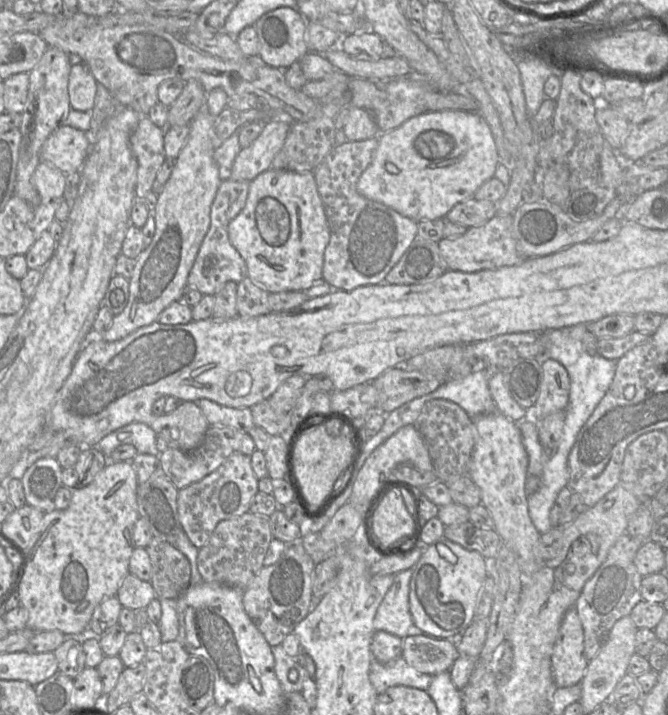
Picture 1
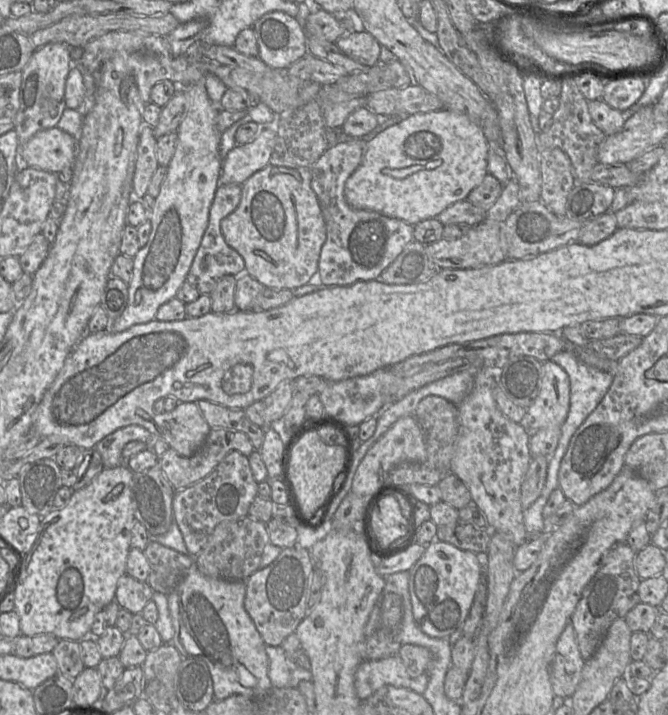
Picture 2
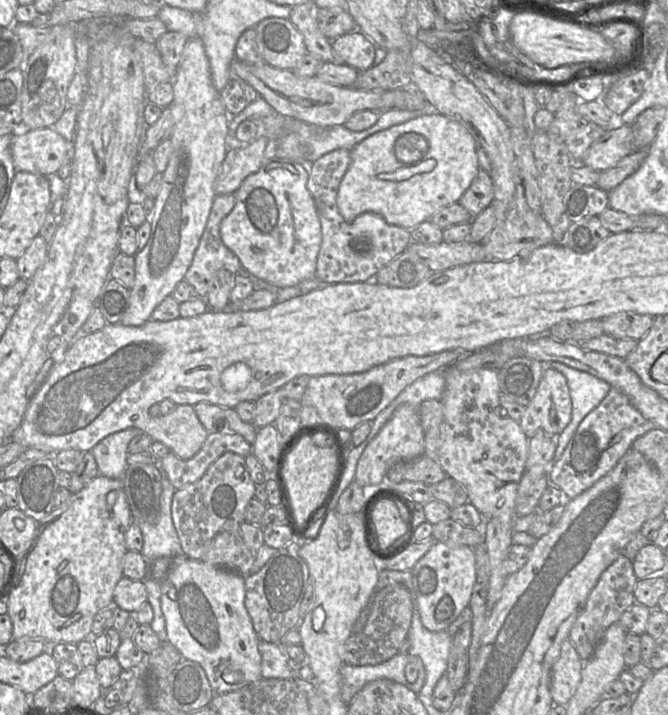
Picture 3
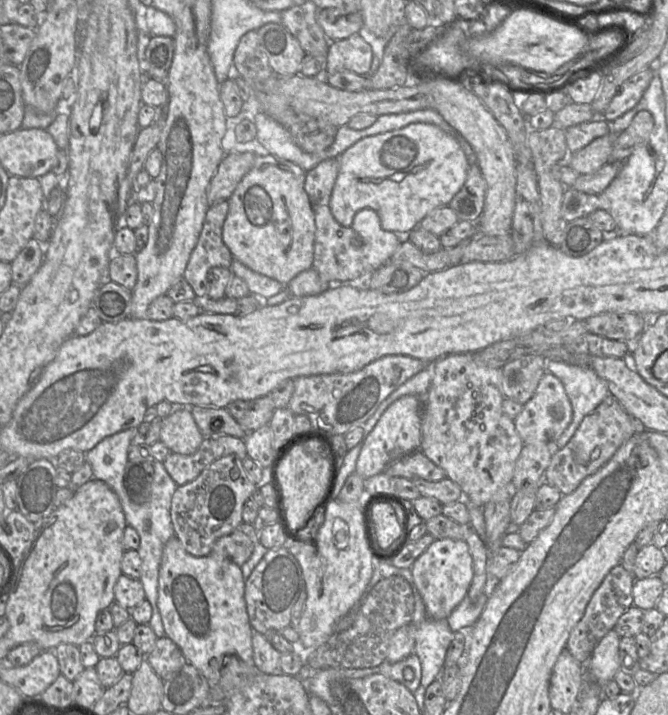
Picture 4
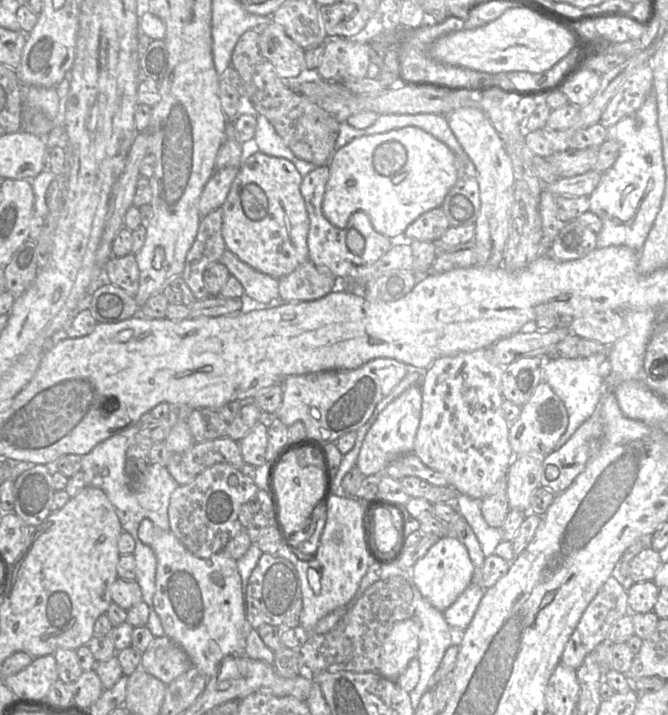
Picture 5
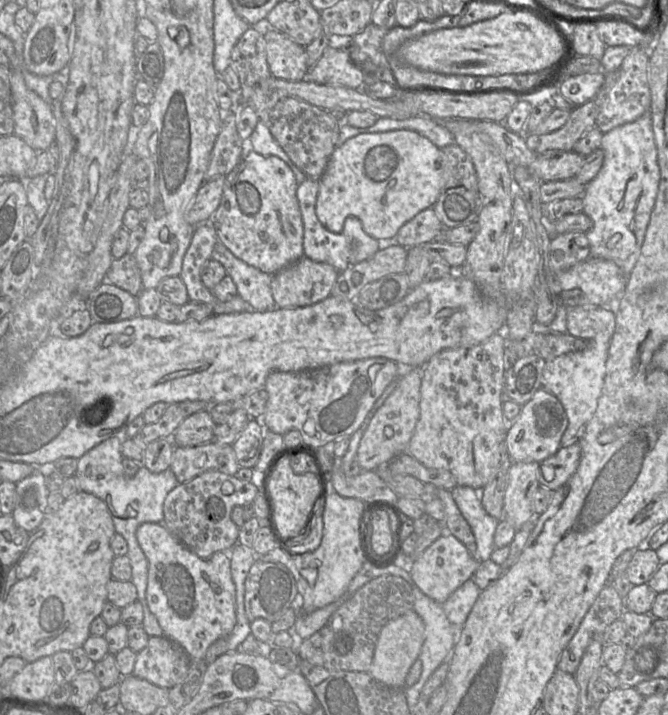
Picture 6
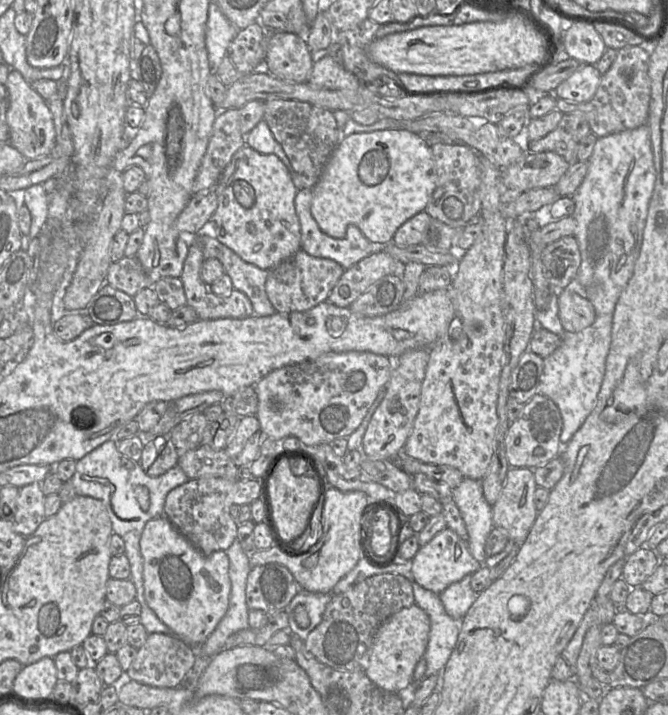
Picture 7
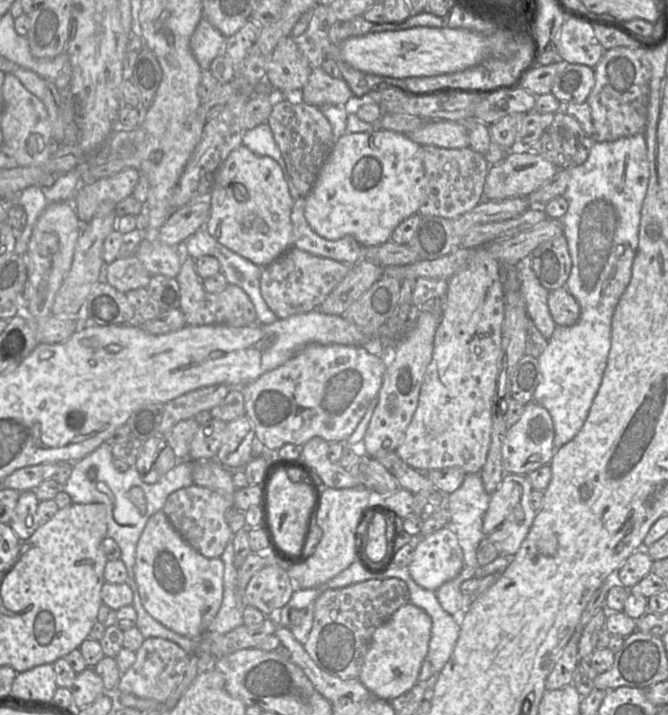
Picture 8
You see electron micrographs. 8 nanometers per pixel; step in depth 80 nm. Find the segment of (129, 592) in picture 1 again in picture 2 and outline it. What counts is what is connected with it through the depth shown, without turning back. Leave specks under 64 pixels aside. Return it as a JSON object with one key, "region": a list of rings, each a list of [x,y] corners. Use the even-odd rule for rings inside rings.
{"region":[[[125,574],[117,585],[115,601],[132,614],[141,613],[146,603],[152,599],[153,592],[147,581],[139,581]]]}

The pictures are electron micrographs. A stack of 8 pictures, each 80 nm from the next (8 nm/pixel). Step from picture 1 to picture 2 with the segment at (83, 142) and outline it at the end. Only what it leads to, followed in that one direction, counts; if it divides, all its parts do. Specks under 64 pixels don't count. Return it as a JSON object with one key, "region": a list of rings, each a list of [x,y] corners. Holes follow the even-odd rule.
{"region":[[[58,127],[37,132],[21,148],[21,165],[51,173],[72,168],[77,157],[77,141]]]}

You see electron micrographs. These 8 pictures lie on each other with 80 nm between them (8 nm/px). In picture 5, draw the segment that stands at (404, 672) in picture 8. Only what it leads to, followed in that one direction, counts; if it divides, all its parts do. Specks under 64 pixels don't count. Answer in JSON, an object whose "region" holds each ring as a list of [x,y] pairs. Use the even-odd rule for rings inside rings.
{"region":[[[415,615],[397,622],[384,640],[377,672],[395,682],[406,671],[409,662],[417,657],[419,633]]]}

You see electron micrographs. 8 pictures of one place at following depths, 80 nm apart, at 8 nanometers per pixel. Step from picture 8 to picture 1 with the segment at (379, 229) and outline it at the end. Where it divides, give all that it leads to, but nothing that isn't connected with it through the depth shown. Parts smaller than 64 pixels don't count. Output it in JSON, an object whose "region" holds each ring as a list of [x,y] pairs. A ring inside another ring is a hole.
{"region":[[[443,110],[425,112],[414,116],[394,130],[378,135],[378,146],[373,155],[372,161],[360,176],[357,183],[357,191],[363,197],[384,204],[397,211],[402,216],[408,217],[416,222],[422,220],[444,219],[447,213],[458,203],[473,197],[476,191],[489,179],[494,177],[496,167],[499,163],[499,155],[489,125],[478,112],[464,110]]]}

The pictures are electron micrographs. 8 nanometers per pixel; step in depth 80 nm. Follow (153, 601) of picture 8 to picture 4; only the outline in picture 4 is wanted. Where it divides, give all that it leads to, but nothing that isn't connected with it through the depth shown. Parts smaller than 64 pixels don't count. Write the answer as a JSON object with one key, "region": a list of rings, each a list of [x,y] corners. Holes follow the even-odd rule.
{"region":[[[178,537],[170,538],[164,546],[158,575],[157,606],[165,634],[181,649],[187,662],[198,668],[209,686],[216,685],[227,656],[236,656],[248,665],[254,665],[252,632],[246,601],[245,582],[241,568],[225,557],[193,556],[188,553]]]}

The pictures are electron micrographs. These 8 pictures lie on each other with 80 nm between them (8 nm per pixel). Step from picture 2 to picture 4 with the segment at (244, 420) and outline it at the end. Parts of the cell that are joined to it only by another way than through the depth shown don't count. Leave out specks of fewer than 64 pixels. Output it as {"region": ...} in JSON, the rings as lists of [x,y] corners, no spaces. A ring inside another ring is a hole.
{"region":[[[202,406],[188,408],[191,408],[193,418],[204,439],[230,435],[245,440],[247,433],[241,428],[238,421],[231,416],[226,408]]]}

